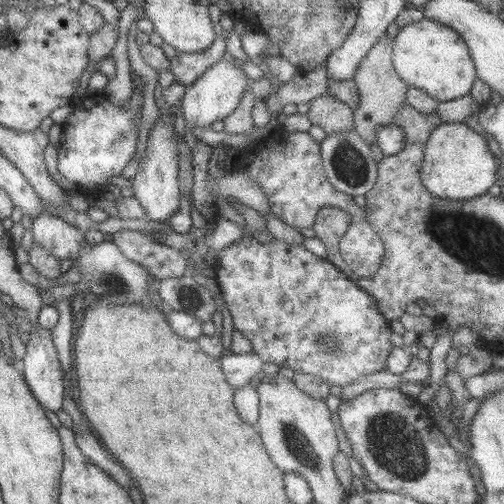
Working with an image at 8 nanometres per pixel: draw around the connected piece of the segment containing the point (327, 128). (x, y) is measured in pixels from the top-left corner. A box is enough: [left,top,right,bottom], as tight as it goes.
[306,92,355,135]

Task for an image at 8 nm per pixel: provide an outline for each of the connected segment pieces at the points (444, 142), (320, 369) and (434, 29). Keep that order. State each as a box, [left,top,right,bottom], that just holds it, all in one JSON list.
[[421,122,503,200],[213,233,392,388],[392,18,476,102]]

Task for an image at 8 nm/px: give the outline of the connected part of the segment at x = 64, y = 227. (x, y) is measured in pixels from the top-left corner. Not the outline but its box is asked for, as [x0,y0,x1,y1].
[32,213,86,261]

